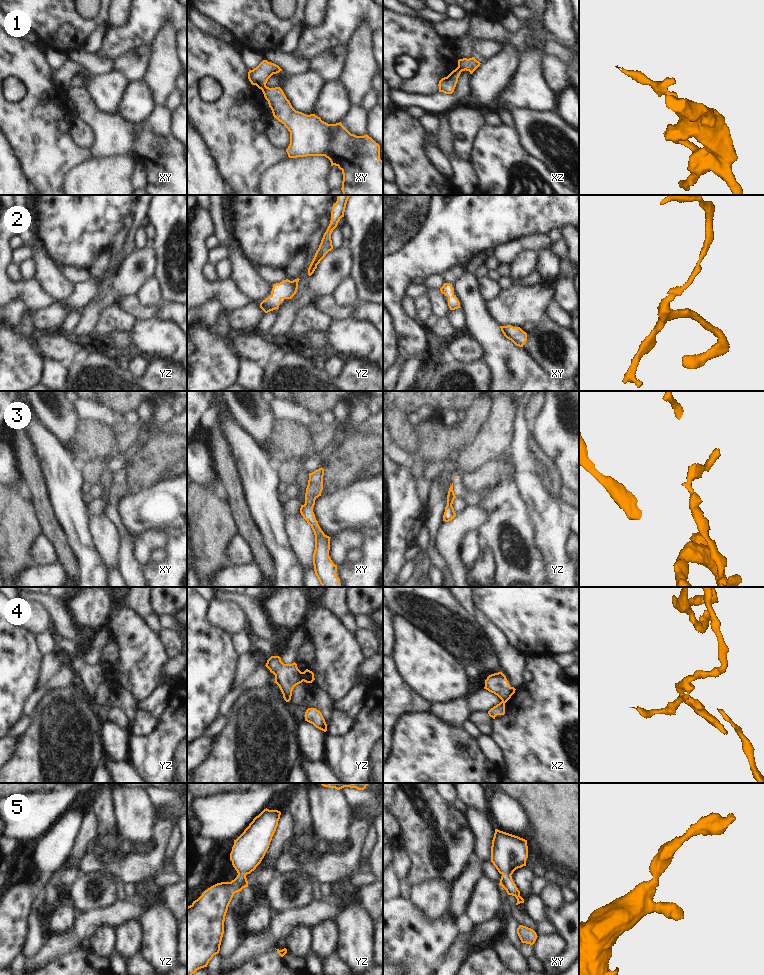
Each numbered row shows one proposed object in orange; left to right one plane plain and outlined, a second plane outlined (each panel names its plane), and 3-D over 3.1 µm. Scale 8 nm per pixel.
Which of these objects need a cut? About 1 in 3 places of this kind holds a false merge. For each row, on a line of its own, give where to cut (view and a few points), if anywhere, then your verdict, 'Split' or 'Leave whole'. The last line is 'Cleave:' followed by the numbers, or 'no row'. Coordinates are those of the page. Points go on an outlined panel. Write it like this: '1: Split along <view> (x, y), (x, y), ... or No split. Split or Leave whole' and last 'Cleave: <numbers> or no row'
1: Split along xy (265, 85), (262, 90). Split
2: No split. Leave whole
3: No split. Leave whole
4: Split along yz (301, 672), (303, 680). Split
5: No split. Leave whole
Cleave: 1, 4.

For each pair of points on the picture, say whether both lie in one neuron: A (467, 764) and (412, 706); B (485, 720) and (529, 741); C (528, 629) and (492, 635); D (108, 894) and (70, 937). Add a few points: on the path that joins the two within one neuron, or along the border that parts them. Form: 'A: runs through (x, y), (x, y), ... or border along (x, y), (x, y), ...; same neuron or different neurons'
A: border along (427, 711), (406, 712), (396, 721); different neurons
B: border along (493, 719), (489, 735); different neurons
C: border along (487, 616), (503, 633), (509, 644); different neurons
D: border along (116, 900), (108, 906), (78, 912); different neurons

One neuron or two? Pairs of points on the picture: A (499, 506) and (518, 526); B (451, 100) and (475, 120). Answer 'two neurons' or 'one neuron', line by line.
A: one neuron
B: two neurons

